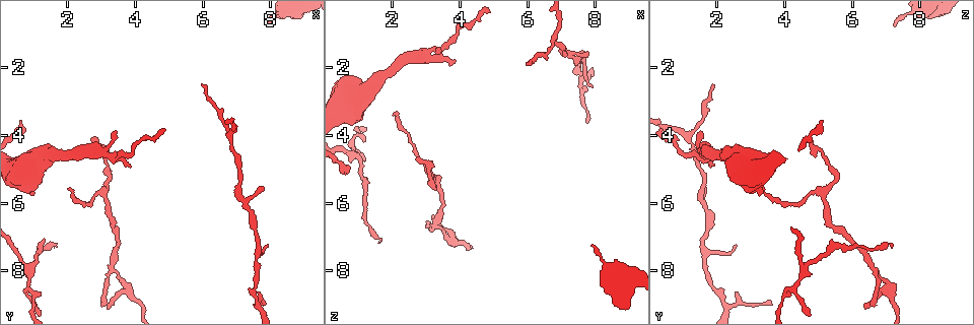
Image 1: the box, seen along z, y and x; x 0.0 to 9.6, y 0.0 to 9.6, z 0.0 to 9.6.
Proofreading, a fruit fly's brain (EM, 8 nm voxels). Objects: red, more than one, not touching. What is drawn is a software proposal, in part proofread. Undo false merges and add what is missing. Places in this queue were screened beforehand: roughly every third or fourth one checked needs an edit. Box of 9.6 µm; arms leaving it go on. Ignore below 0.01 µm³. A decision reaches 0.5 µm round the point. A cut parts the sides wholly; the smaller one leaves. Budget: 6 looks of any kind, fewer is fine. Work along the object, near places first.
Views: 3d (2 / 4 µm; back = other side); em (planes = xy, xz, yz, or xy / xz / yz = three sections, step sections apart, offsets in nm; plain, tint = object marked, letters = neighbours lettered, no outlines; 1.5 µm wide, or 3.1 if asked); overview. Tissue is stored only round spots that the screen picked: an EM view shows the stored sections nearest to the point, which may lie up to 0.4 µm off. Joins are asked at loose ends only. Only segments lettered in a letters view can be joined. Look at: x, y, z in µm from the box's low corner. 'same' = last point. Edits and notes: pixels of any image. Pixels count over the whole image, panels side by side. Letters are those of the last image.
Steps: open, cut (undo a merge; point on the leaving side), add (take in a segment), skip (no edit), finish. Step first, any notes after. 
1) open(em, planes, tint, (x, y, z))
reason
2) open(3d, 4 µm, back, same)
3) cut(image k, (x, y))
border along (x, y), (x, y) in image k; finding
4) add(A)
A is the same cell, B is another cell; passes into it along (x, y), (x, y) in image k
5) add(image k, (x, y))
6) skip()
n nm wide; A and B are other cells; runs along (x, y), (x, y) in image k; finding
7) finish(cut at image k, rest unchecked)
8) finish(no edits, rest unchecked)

open(em, planes, letters, (3.35, 3.85, 1.50))
branch stops here

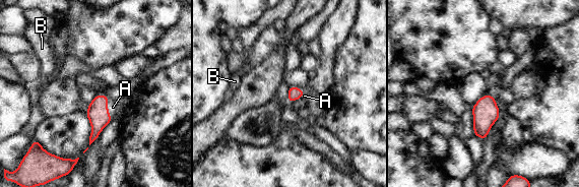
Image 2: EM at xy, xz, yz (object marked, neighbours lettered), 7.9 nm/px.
add(A)
A is the same cell, B is another cell; passes into it along (98, 113), (107, 110), (113, 107) in image 2; the cell continues

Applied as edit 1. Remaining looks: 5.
open(em, planes, letters, (2.00, 5.60, 3.35))
thin end

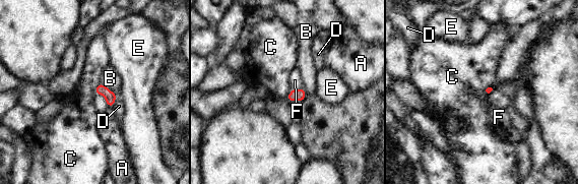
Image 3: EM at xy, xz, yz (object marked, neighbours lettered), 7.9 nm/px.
skip()
A, B, C, D, E and F are other cells; border along (100, 82), (94, 90), (95, 94) in image 3; no lettered segment goes on from it

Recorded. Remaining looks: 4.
open(3d, 4 µm, (7.65, 9.00, 2.25))

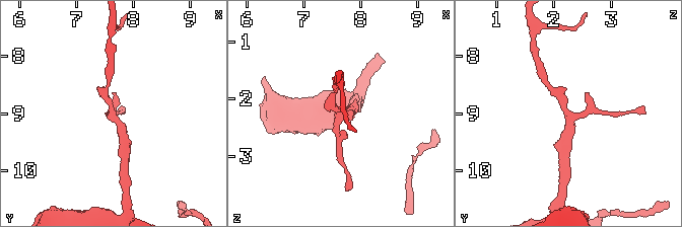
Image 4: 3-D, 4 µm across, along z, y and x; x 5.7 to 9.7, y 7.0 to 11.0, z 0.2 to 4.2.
open(em, xy, step 8, tint, (7.65, 8.95, 2.20))

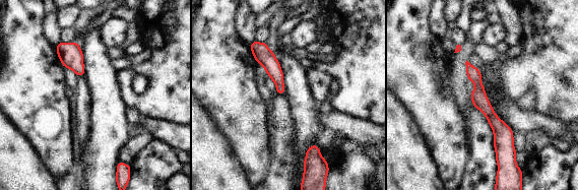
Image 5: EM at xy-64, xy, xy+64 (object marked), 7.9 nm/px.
open(em, planes, letters, same)

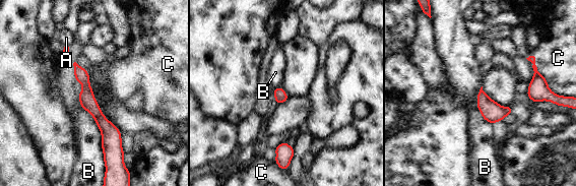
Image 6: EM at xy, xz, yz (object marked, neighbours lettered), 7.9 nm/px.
skip()
A, B and C are other cells; runs along (76, 67), (108, 129), (107, 156) in image 6; one cell here

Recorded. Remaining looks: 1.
finish(add at image 2, rest unchecked)

